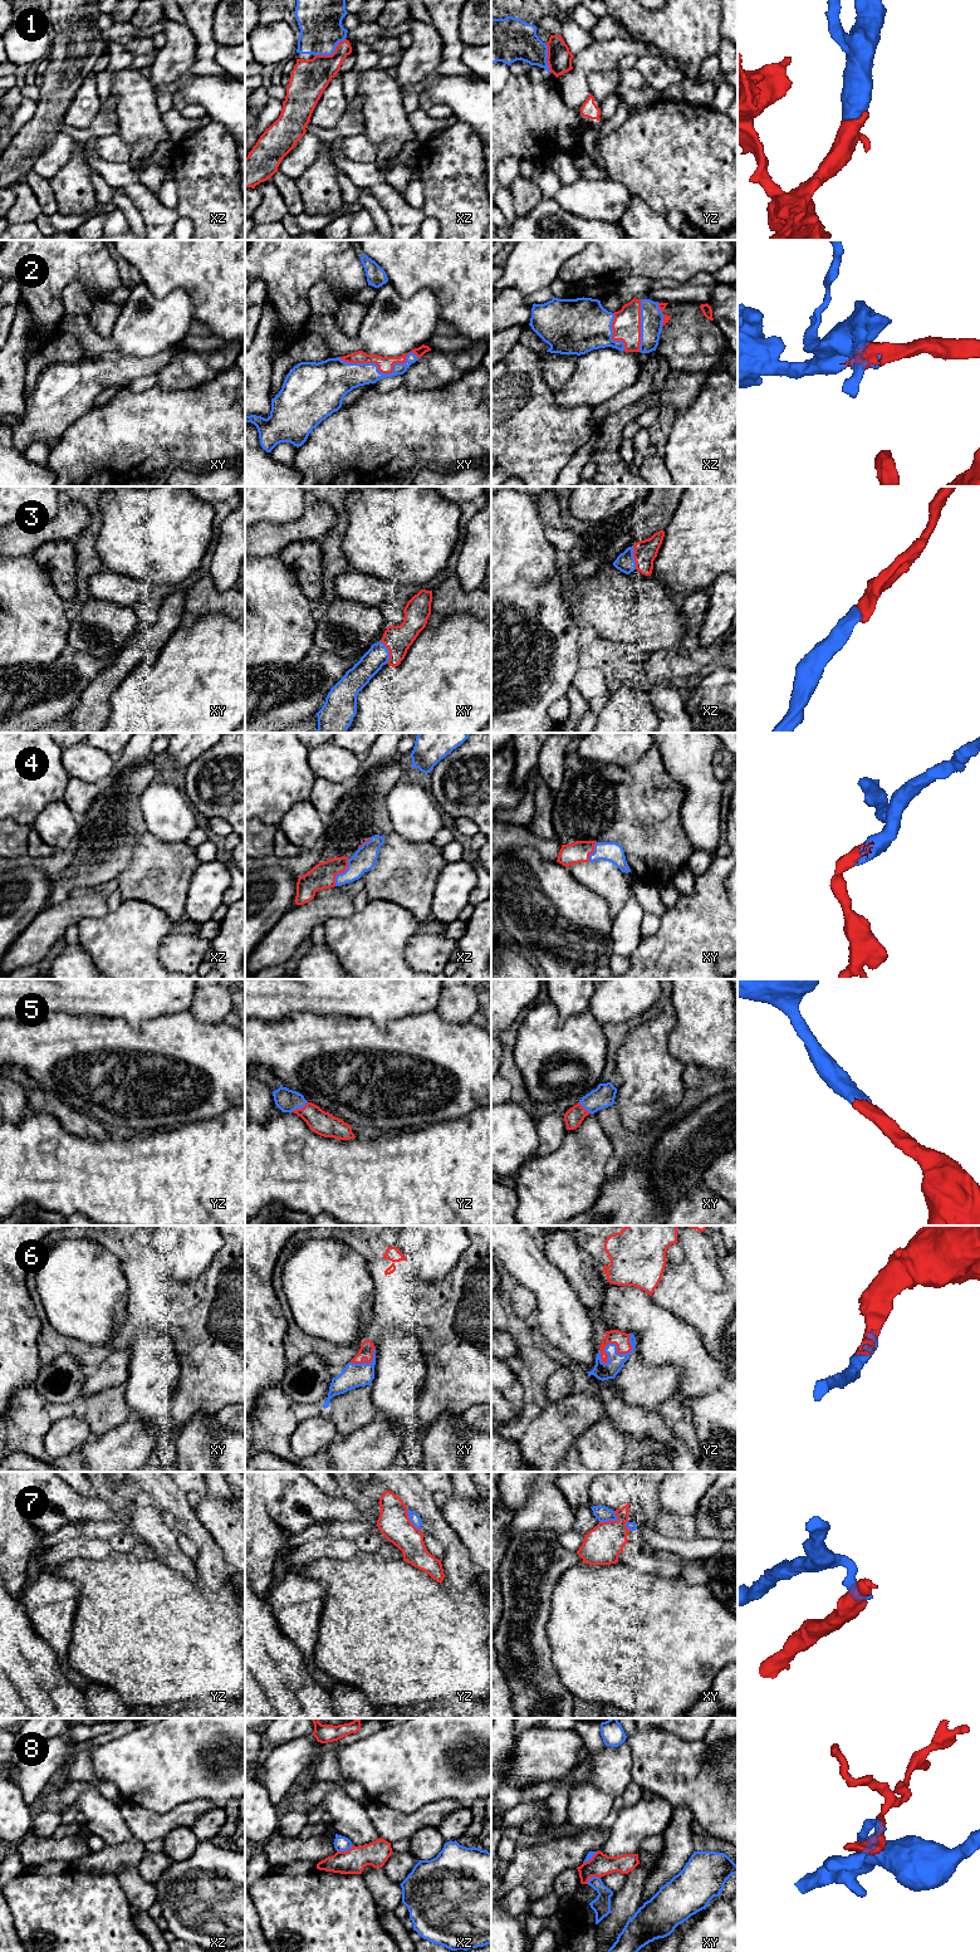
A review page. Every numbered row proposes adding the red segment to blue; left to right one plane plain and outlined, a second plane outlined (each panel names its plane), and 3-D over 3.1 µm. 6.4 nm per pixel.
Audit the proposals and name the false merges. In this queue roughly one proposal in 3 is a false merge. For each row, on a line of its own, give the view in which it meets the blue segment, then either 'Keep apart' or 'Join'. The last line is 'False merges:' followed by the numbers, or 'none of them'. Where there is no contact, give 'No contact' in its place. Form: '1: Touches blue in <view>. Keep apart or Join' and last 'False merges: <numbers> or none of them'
1: Touches blue in xz. Join
2: Touches blue in xy. Join
3: Touches blue in xy. Join
4: Touches blue in xz. Join
5: Touches blue in yz. Join
6: Touches blue in yz. Join
7: Touches blue in xy. Keep apart
8: Touches blue in xz. Keep apart
False merges: 7, 8

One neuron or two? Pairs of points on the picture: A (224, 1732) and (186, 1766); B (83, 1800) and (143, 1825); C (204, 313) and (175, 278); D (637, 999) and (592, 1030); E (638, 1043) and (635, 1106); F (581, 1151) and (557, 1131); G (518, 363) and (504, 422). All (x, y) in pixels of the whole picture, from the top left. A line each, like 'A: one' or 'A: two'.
A: one
B: two
C: one
D: two
E: one
F: two
G: one

